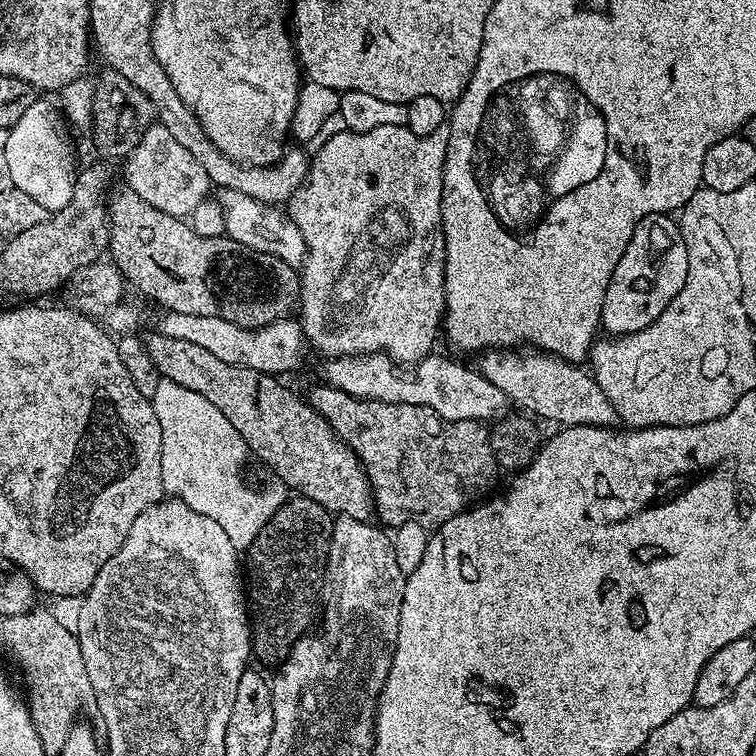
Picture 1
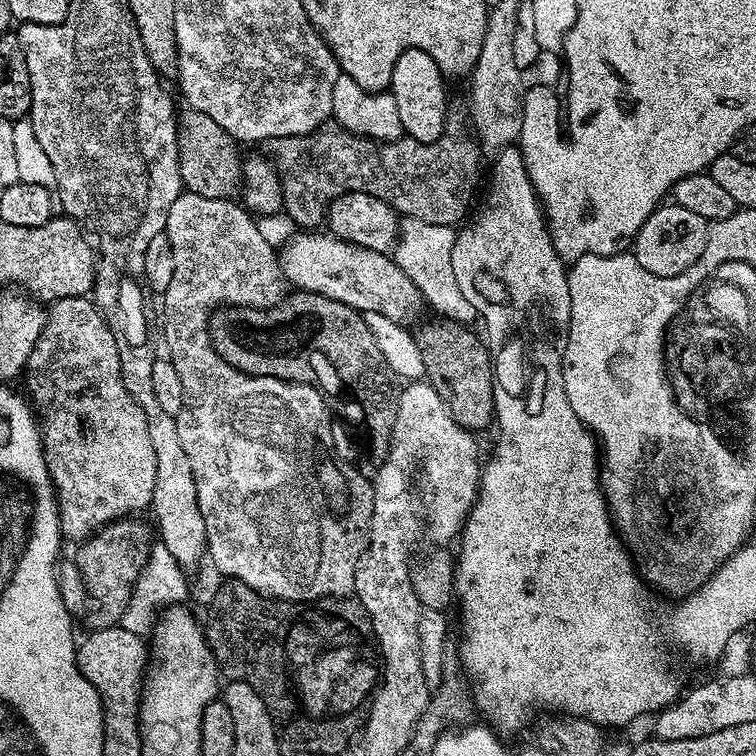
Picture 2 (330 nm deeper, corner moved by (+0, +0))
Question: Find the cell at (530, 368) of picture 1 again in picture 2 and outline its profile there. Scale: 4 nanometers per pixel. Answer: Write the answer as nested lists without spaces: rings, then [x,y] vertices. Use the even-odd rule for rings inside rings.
[[[314,230],[296,232],[281,247],[279,266],[289,285],[299,291],[320,293],[361,314],[377,311],[405,326],[415,325],[421,319],[420,311],[426,308],[424,296],[391,255],[366,249],[326,232],[318,233]]]

